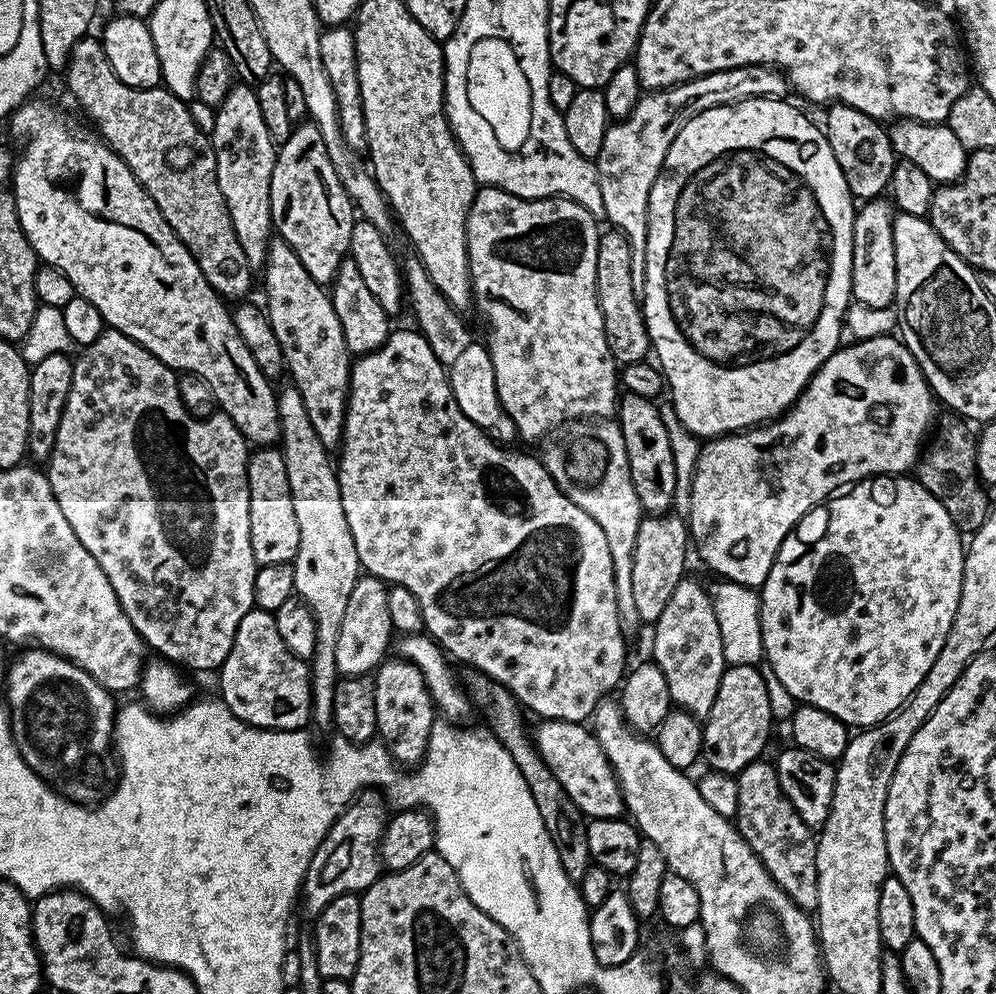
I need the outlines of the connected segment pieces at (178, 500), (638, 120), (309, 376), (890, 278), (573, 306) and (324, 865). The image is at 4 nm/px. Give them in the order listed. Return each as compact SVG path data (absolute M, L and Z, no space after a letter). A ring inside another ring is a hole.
M106 330L81 352L84 353L80 357L77 355L72 365L70 394L62 410L62 422L58 422L52 452L46 461L46 475L54 490L54 498L58 498L62 514L66 514L66 522L74 526L78 542L82 542L82 546L86 546L86 550L94 554L94 562L98 562L98 566L102 566L102 574L110 578L110 586L114 586L114 594L126 618L130 618L134 630L145 645L151 651L153 648L163 659L184 670L193 668L196 672L208 672L211 668L212 671L219 669L234 646L238 622L242 622L242 618L246 618L246 614L254 607L254 578L258 565L254 558L254 550L250 550L250 445L238 430L238 426L234 426L230 417L219 410L213 411L213 416L208 416L205 420L191 416L183 398L180 397L177 373L167 368L157 356L150 354L150 350L126 338L126 334ZM156 479L168 480L168 496L159 496L156 493Z
M771 64L734 66L726 70L714 70L714 74L699 76L672 88L648 90L630 110L630 114L609 123L606 138L602 138L602 150L595 158L598 186L602 186L602 202L606 205L606 221L615 231L621 232L632 247L632 269L637 286L644 282L644 251L648 241L648 207L650 190L664 168L666 154L674 146L674 138L702 110L714 106L737 104L750 98L787 97L790 85L783 73Z
M279 238L269 243L262 275L263 303L274 338L278 338L278 346L282 346L287 375L292 375L291 387L302 394L306 414L310 414L310 422L318 438L322 438L329 450L335 449L344 439L348 379L354 360L346 346L346 338L342 338L342 322L338 322L338 314L334 314L332 297L321 284L310 278L310 270L298 262L298 254L294 254L294 250Z
M865 200L857 207L852 239L852 300L879 308L893 307L896 298L896 263L892 233L894 208L885 200Z
M480 186L466 218L466 246L468 247L468 273L472 279L472 298L474 308L484 315L488 323L486 347L493 362L494 378L497 382L497 398L504 413L513 420L516 435L520 440L540 440L551 437L557 430L563 429L569 422L585 418L608 418L618 407L618 365L606 346L606 330L602 326L602 310L598 306L596 293L596 275L598 274L598 242L601 229L598 222L582 206L565 196L551 196L541 200L518 198L501 188Z
M365 790L328 827L328 833L312 856L302 885L302 904L312 918L334 898L355 892L362 894L381 875L380 835L386 823L386 800L379 791Z

